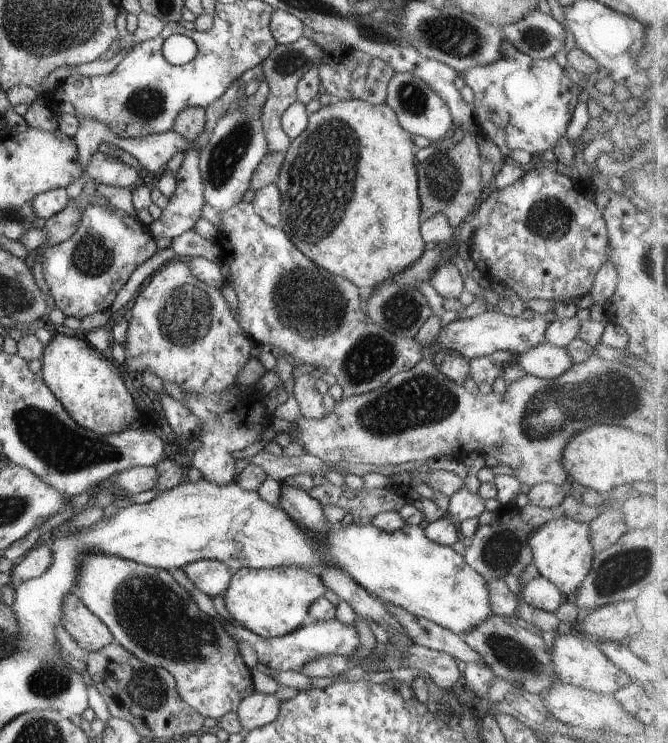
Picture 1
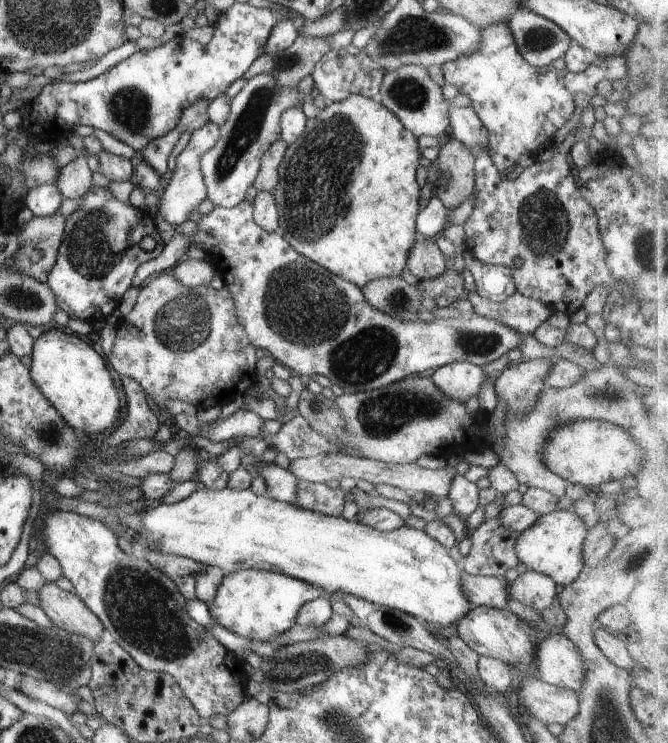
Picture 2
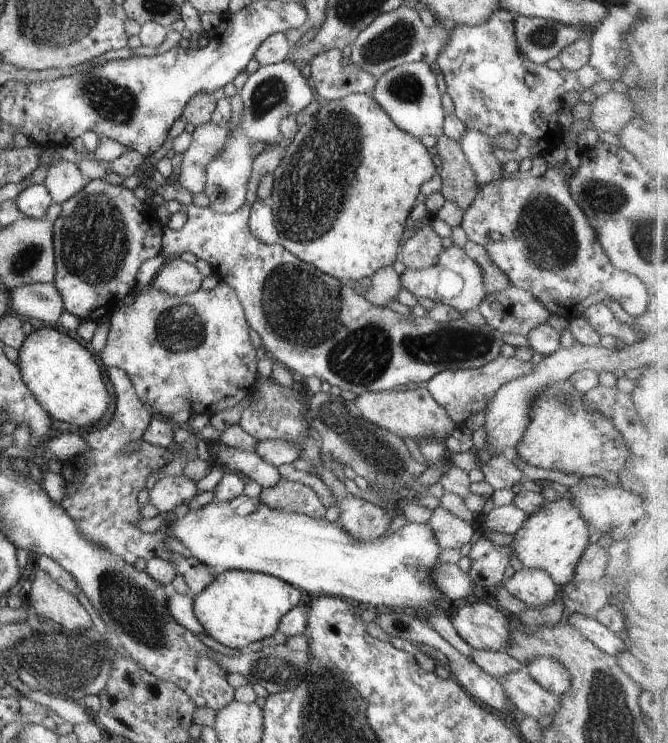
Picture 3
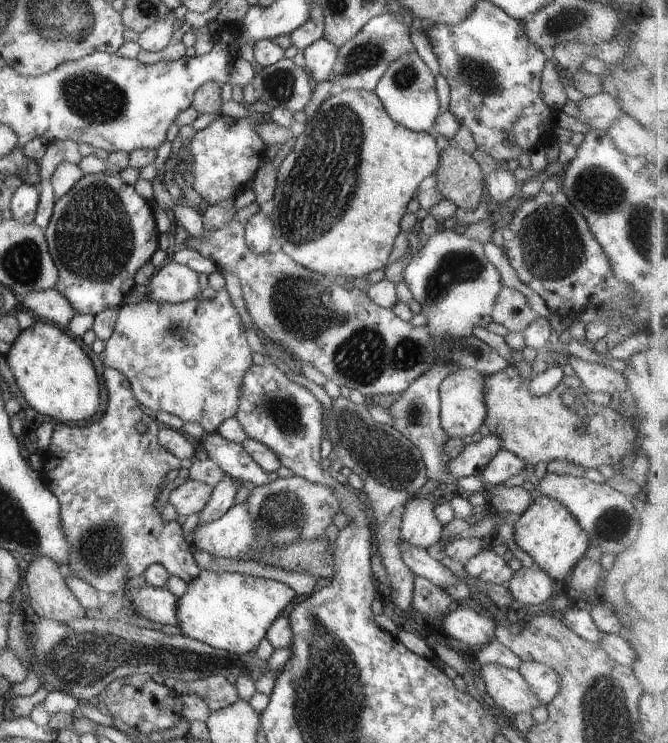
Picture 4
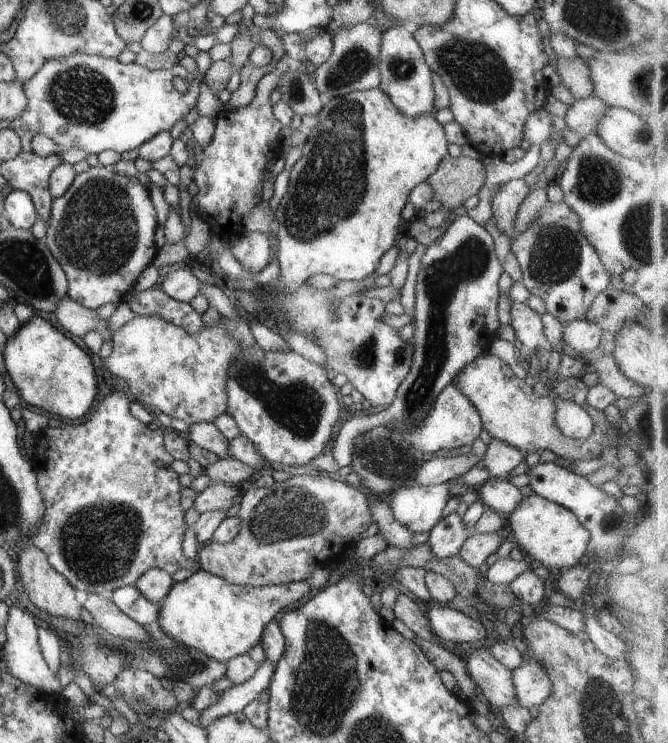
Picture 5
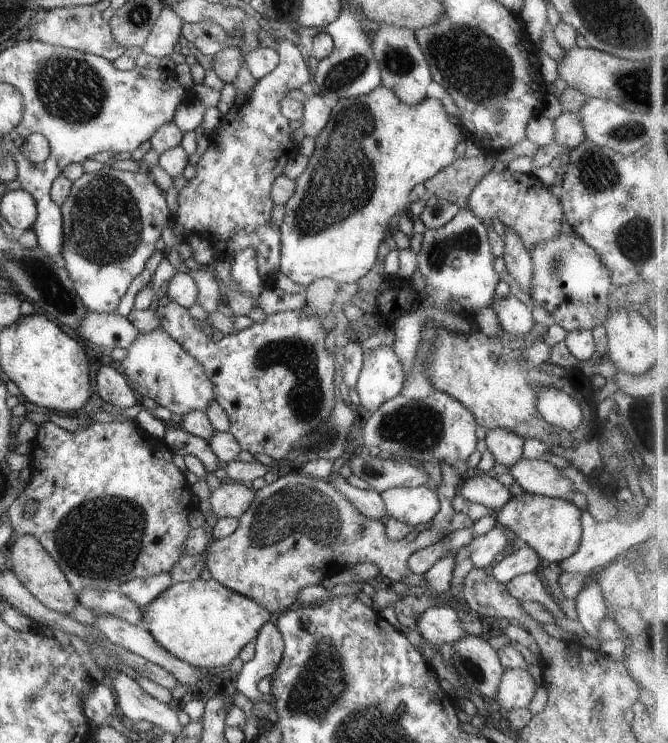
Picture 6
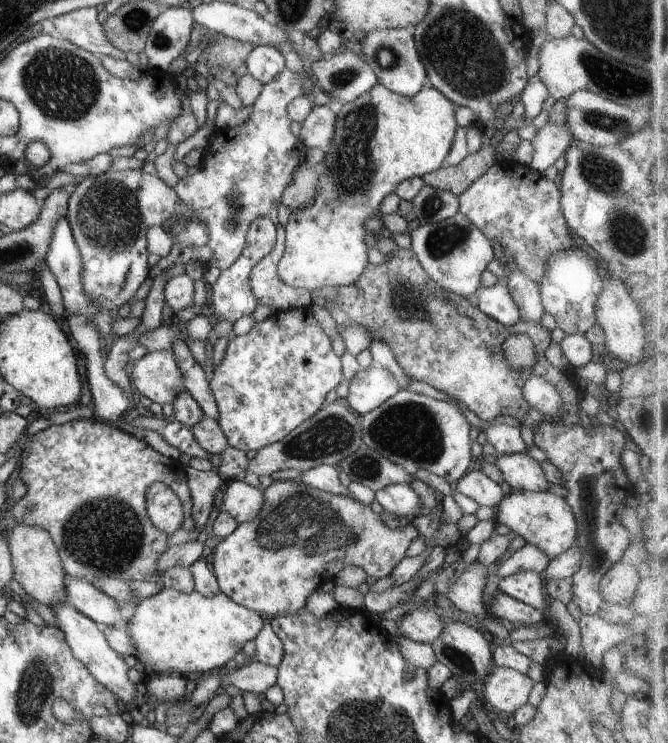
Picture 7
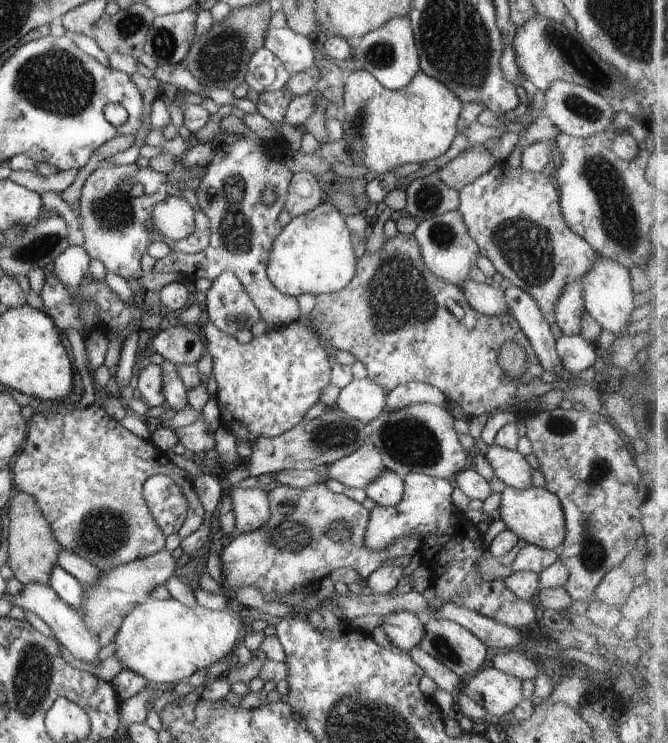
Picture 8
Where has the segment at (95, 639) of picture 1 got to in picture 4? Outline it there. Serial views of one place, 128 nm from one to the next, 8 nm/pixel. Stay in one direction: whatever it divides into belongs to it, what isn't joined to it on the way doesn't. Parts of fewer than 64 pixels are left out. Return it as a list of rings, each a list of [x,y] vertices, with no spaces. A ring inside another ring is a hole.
[[[48,556],[35,557],[34,561],[30,561],[25,580],[36,615],[62,623],[87,615],[88,610],[80,605],[66,586],[66,578],[58,564]]]

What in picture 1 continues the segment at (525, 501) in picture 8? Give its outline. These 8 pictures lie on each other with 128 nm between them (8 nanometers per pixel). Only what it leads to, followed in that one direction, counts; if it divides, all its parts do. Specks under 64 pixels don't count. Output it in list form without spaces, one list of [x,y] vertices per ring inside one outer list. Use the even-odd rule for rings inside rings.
[[[566,515],[550,520],[528,536],[528,546],[532,551],[532,562],[538,569],[540,577],[547,578],[560,589],[563,595],[572,594],[580,588],[588,576],[595,557],[590,542],[589,524],[575,521]]]

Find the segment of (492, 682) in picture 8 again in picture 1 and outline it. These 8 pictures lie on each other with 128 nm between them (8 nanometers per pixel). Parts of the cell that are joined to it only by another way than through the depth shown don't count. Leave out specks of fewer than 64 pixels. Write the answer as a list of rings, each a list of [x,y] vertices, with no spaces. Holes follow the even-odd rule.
[[[555,633],[555,635],[556,640],[550,650],[552,650],[552,666],[560,683],[585,688],[590,692],[607,696],[632,684],[632,678],[606,658],[606,654],[600,650],[597,641],[590,641],[586,637],[582,638],[574,634]]]

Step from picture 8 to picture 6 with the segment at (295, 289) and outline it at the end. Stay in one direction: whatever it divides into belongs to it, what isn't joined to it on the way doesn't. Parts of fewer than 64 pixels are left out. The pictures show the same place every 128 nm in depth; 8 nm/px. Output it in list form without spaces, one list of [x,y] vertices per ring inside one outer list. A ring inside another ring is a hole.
[[[382,85],[367,92],[364,96],[338,100],[336,106],[330,111],[330,120],[328,120],[326,128],[322,129],[320,136],[315,140],[315,150],[308,160],[308,168],[296,178],[294,196],[290,196],[290,200],[284,205],[286,213],[282,224],[279,225],[281,232],[280,272],[288,276],[292,282],[307,287],[318,279],[330,279],[336,284],[352,284],[368,274],[370,270],[376,269],[380,244],[385,242],[384,238],[386,238],[386,232],[389,232],[390,222],[408,208],[409,194],[412,188],[426,182],[430,177],[436,176],[442,168],[452,164],[457,159],[456,146],[458,142],[468,139],[459,124],[453,124],[448,115],[440,99],[426,97],[420,104],[408,105],[404,104],[389,88]]]

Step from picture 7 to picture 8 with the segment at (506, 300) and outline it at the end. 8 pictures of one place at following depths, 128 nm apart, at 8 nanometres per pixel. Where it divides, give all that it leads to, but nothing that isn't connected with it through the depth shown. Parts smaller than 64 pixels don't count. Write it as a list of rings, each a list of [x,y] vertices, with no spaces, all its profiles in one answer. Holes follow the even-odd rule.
[[[470,279],[460,284],[462,294],[468,299],[468,304],[478,312],[486,316],[498,316],[509,312],[506,298],[504,298],[505,285],[489,285],[474,282]]]

